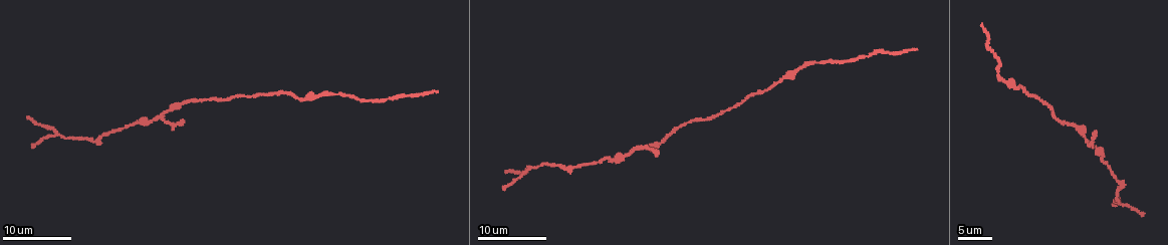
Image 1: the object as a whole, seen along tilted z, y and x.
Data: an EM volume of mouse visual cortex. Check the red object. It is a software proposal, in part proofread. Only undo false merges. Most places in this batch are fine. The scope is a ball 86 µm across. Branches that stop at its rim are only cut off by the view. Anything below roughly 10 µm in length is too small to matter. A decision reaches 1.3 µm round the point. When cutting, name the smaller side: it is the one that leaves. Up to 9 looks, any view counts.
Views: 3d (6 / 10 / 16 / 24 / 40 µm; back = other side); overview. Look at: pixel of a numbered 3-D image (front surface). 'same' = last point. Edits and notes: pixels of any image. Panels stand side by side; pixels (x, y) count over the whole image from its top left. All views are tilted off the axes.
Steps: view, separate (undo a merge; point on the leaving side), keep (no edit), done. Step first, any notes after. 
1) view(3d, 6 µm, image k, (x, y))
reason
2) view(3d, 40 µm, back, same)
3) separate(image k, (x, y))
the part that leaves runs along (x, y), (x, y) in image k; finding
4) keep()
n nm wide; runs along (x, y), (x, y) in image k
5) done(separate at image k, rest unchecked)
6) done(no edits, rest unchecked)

view(3d, 10 µm, image 1, (561, 166))
calibre changes

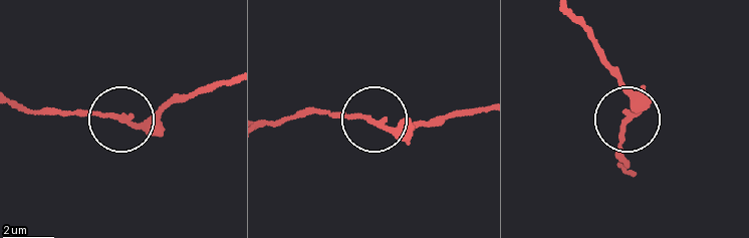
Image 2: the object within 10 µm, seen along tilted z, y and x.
keep()
190 nm wide; one cell here

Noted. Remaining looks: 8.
view(3d, 16 µm, image 1, (137, 121))
sudden change in width

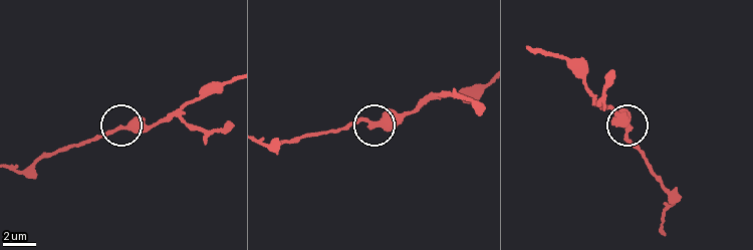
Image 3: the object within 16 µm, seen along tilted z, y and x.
view(3d, 16 µm, back, image 3, (374, 125))

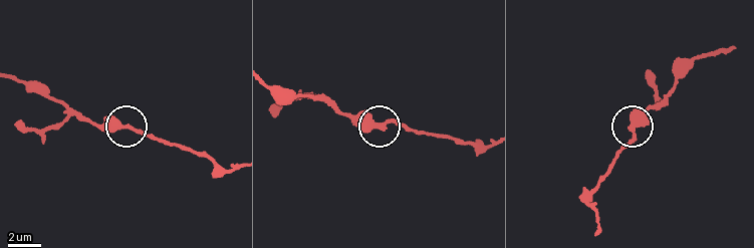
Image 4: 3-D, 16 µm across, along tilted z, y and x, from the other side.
keep()
runs along (270, 85), (324, 97), (380, 126), (401, 122), (424, 132) in image 4; all the same cell

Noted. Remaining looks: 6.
view(3d, 10 µm, image 1, (1083, 134))
thick turns thin

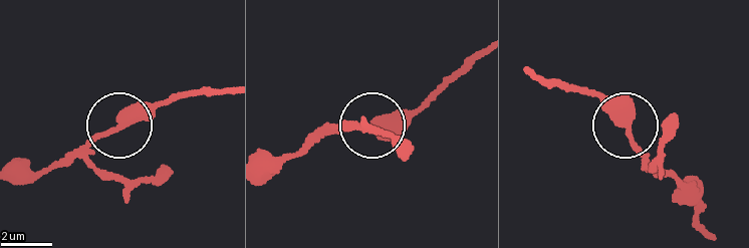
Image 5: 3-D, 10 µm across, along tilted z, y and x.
keep()
runs along (478, 51), (412, 109), (319, 137) in image 5; one cell here

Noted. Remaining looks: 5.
view(3d, 10 µm, image 1, (990, 49))
calibre changes

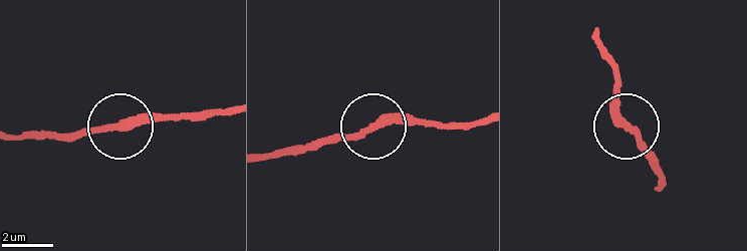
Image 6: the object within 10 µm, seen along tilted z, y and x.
view(3d, 10 µm, back, image 6, (112, 128))

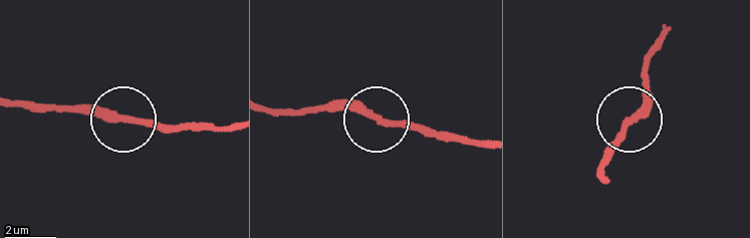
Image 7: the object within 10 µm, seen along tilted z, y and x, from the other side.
keep()
runs along (230, 124), (154, 126), (62, 106) in image 7; continuous, no second cell

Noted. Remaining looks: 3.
done(no edits, rest unchecked)

